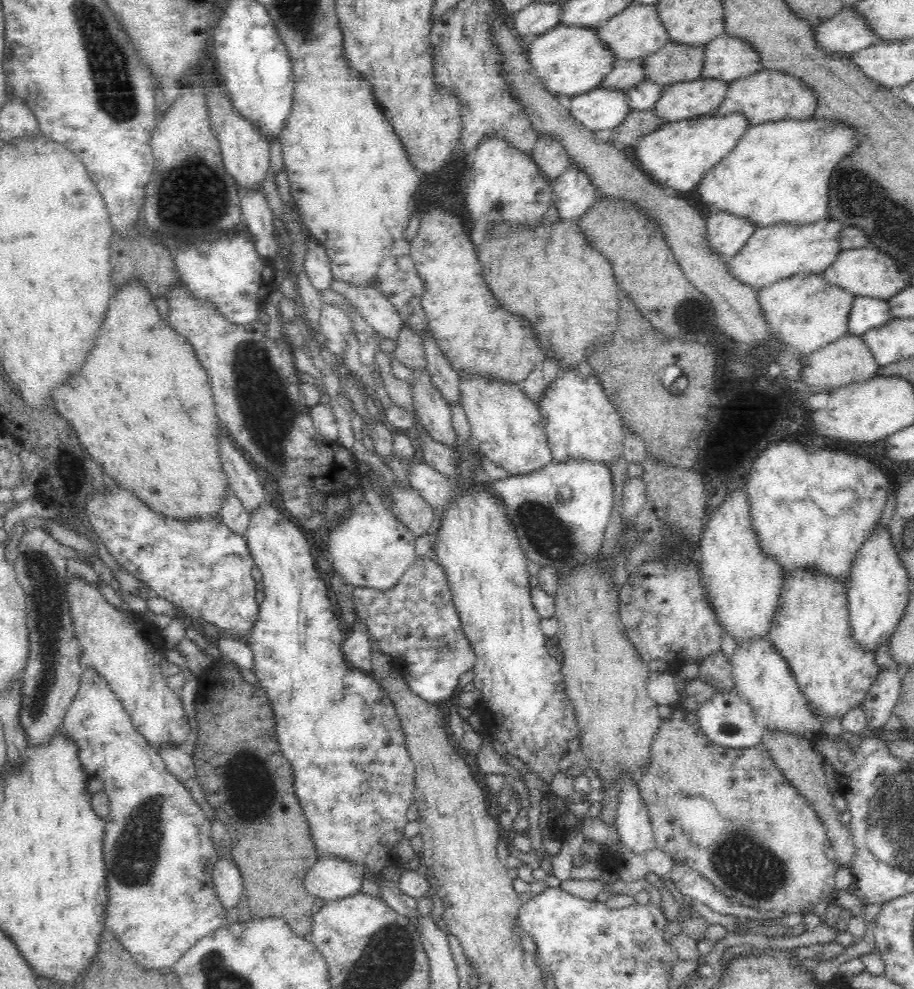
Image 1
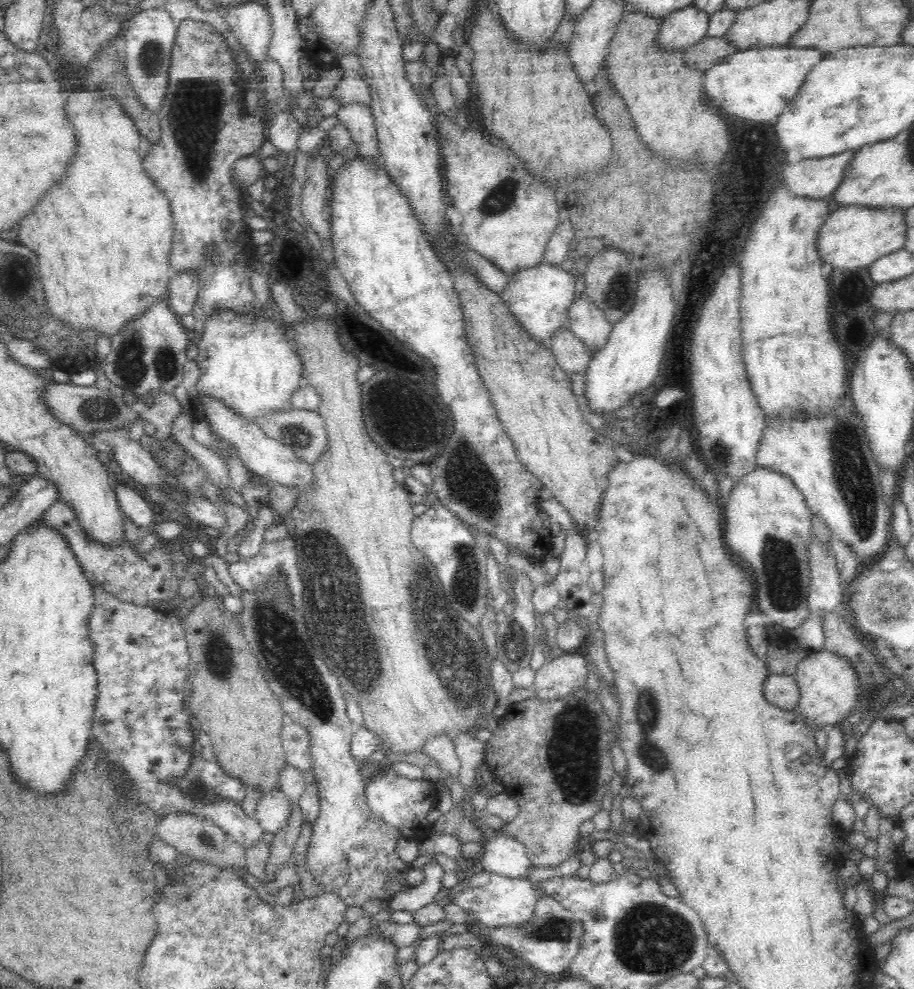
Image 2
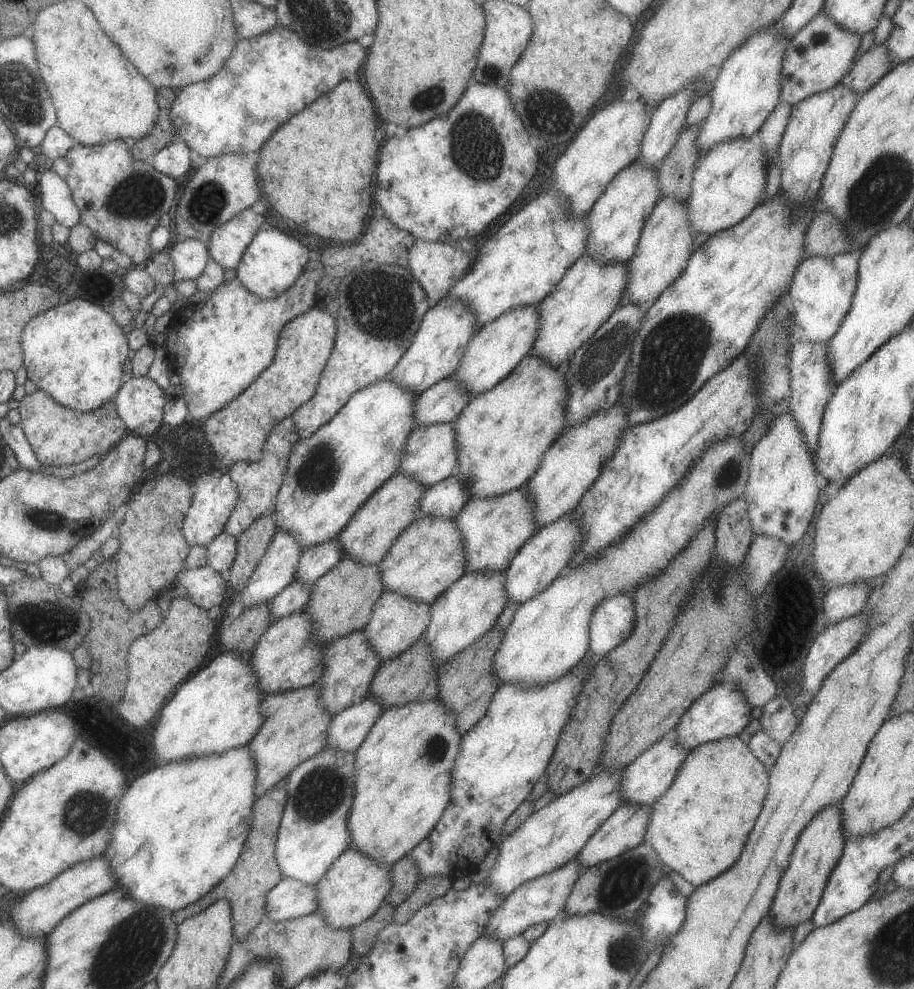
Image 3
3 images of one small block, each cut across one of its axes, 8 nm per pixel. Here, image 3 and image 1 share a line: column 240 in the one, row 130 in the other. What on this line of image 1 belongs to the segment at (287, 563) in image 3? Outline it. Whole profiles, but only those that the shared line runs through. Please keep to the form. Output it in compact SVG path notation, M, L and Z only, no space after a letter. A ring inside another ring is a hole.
M595 86L586 94L580 94L565 102L572 119L592 131L613 129L629 114L625 91Z

